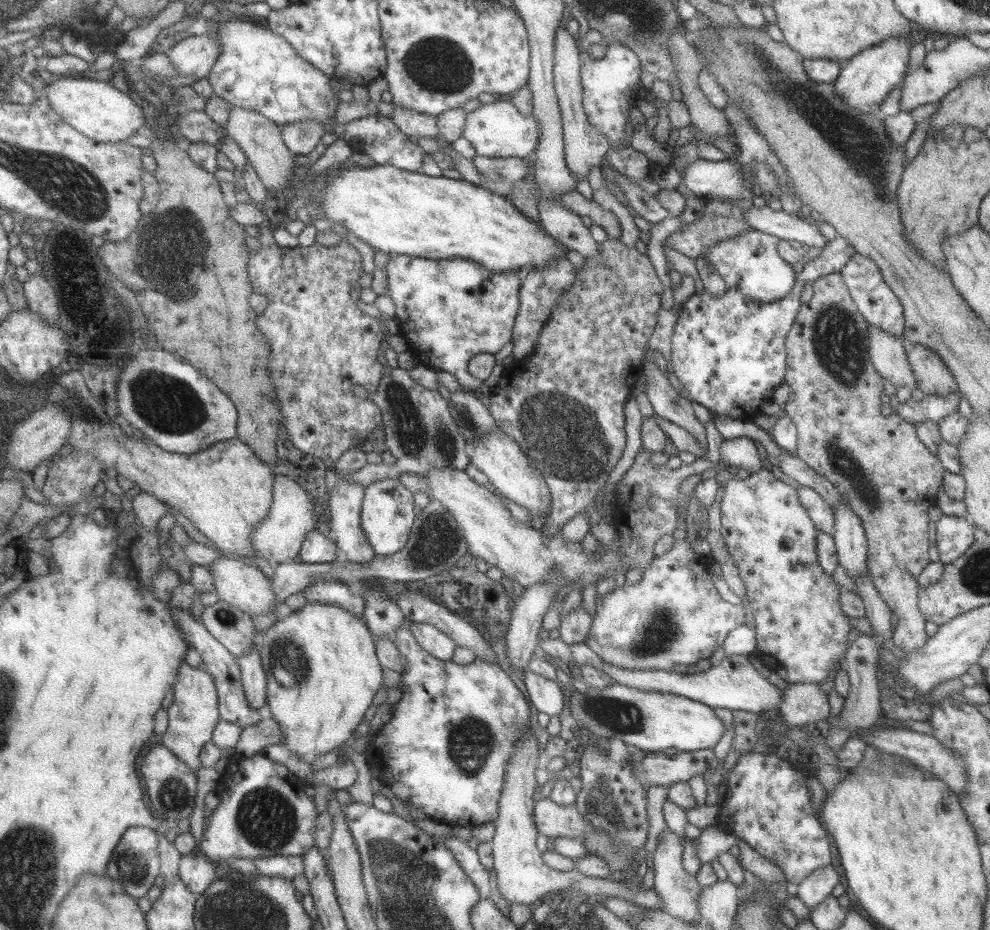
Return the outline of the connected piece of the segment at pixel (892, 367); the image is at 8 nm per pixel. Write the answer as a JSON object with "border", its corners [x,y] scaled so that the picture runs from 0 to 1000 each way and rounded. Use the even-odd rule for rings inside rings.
{"border":[[[877,349],[875,370],[878,386],[883,398],[904,417],[916,415],[920,420],[926,417],[920,396],[912,375],[913,363],[902,362],[888,353]]]}

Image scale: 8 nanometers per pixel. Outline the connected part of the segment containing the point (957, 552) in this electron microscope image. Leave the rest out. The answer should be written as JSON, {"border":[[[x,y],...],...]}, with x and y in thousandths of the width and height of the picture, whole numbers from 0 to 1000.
{"border":[[[952,554],[945,561],[944,586],[948,603],[963,604],[981,587],[984,576],[984,565],[965,555]]]}

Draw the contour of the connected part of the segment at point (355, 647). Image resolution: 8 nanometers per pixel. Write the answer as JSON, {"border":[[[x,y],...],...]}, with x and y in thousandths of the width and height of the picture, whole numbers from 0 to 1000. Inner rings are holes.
{"border":[[[318,646],[311,647],[298,659],[290,658],[268,682],[261,684],[259,695],[264,700],[266,715],[270,720],[271,758],[275,770],[284,777],[288,788],[286,800],[300,815],[311,820],[316,819],[320,813],[342,804],[357,791],[361,780],[368,776],[369,766],[378,757],[379,748],[389,735],[387,716],[379,699],[379,686],[369,665],[342,651]]]}

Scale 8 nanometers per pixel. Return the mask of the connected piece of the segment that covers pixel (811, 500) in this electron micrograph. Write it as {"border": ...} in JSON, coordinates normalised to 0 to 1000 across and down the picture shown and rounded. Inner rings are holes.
{"border":[[[808,523],[805,526],[805,533],[824,570],[841,576],[841,571],[843,571],[841,546],[819,525]]]}

